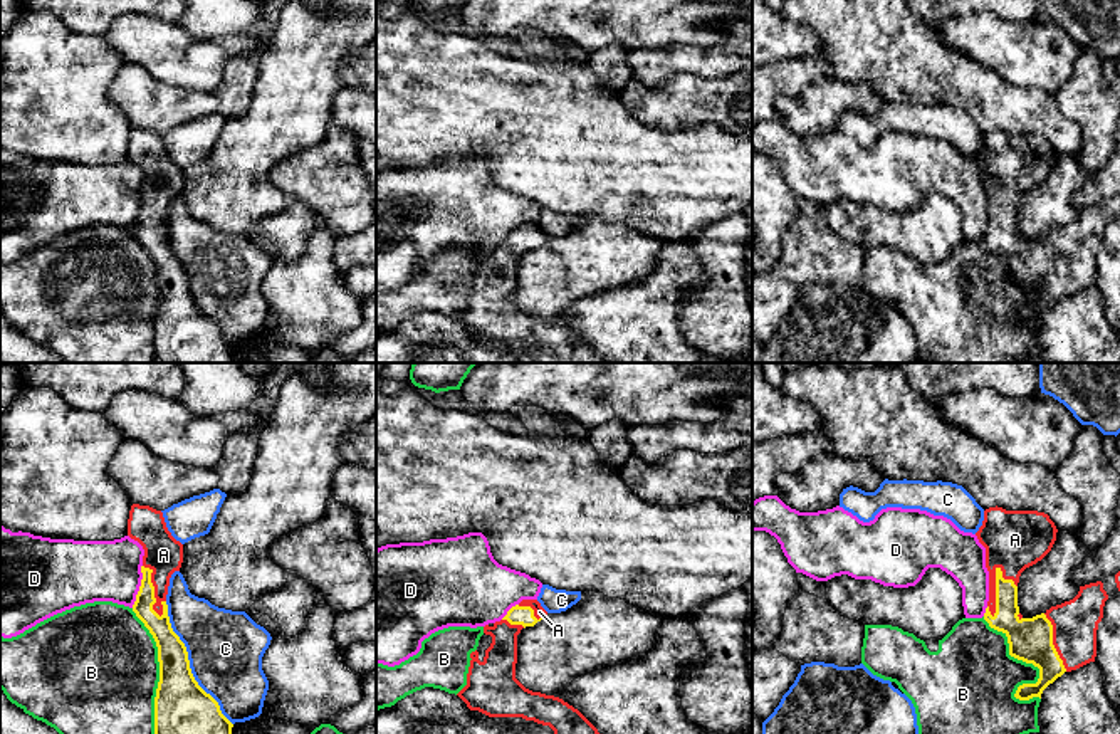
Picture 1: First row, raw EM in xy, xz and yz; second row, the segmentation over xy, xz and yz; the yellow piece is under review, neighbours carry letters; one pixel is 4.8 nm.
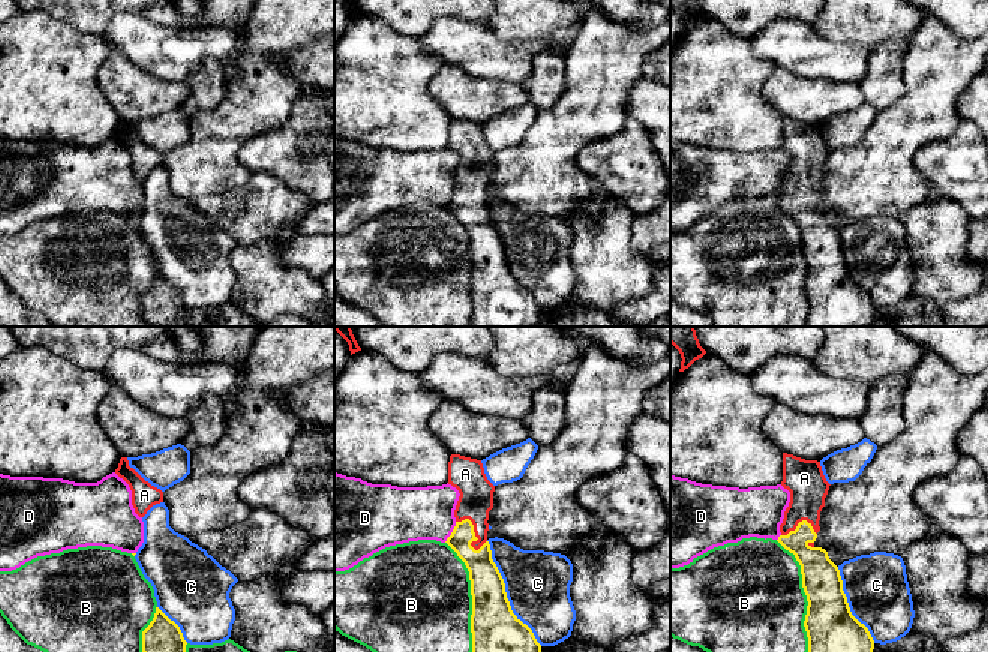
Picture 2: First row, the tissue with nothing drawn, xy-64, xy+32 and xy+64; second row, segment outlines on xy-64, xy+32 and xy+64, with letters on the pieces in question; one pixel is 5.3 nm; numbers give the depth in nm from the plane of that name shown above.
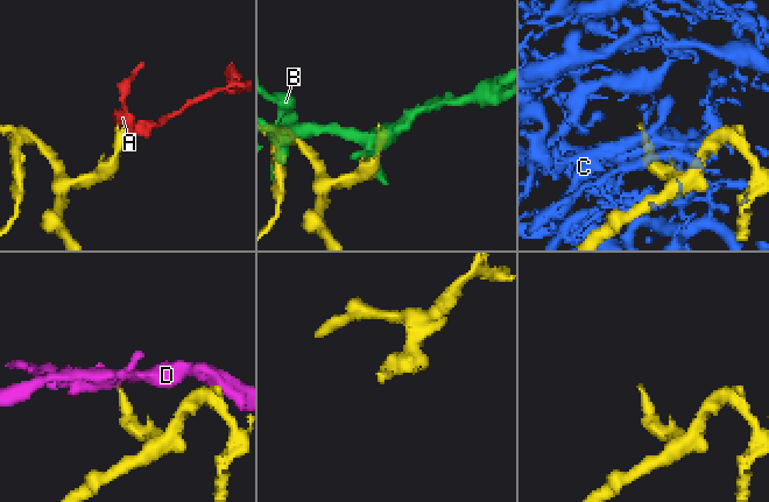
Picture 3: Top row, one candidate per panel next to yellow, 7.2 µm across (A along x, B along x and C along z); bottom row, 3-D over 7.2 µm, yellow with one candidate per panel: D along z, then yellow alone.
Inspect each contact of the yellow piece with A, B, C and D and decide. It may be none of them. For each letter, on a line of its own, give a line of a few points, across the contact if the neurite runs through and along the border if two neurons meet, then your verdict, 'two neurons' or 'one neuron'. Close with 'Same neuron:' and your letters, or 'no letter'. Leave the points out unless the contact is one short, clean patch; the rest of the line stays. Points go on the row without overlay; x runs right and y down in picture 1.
A: one neuron
B: two neurons
C: two neurons
D: xy (141, 188), (141, 209), (131, 230) | two neurons
Same neuron: A

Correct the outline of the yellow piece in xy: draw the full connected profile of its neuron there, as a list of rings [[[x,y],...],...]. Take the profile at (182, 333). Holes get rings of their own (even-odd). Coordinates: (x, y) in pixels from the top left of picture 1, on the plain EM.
[[[139,128],[131,129],[128,160],[144,173],[143,203],[133,235],[158,270],[154,361],[232,363],[233,348],[195,304],[186,270],[170,247],[166,218],[171,198],[180,195],[183,186],[183,168],[168,155],[161,134]]]

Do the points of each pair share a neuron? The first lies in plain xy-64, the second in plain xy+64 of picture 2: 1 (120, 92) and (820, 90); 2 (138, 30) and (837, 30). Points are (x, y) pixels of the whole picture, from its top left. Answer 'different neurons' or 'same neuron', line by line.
1: same neuron
2: different neurons

